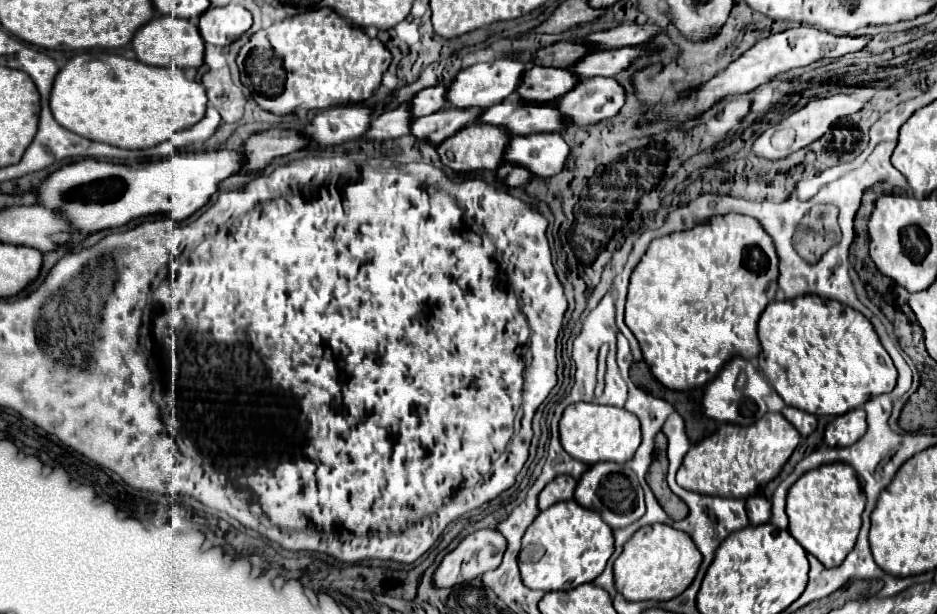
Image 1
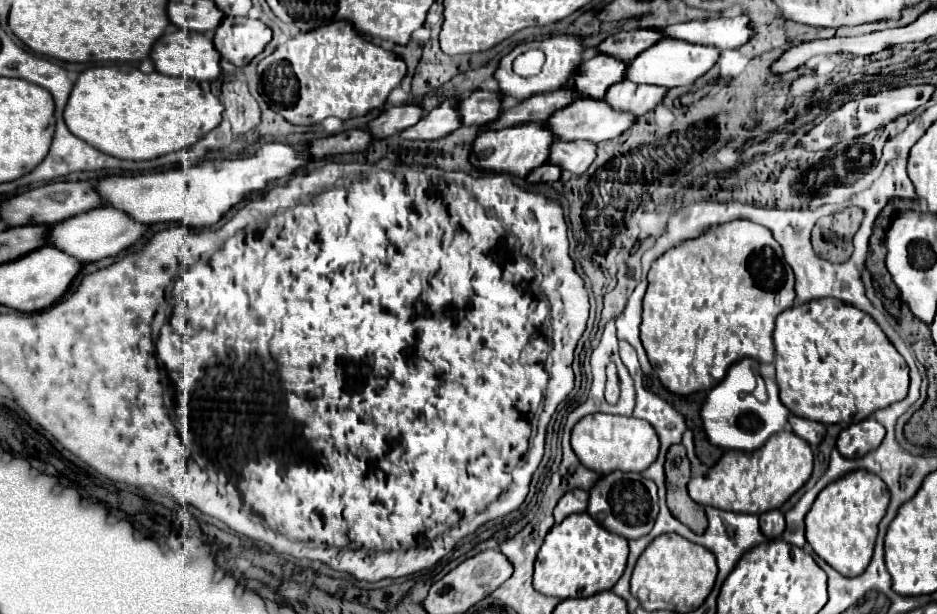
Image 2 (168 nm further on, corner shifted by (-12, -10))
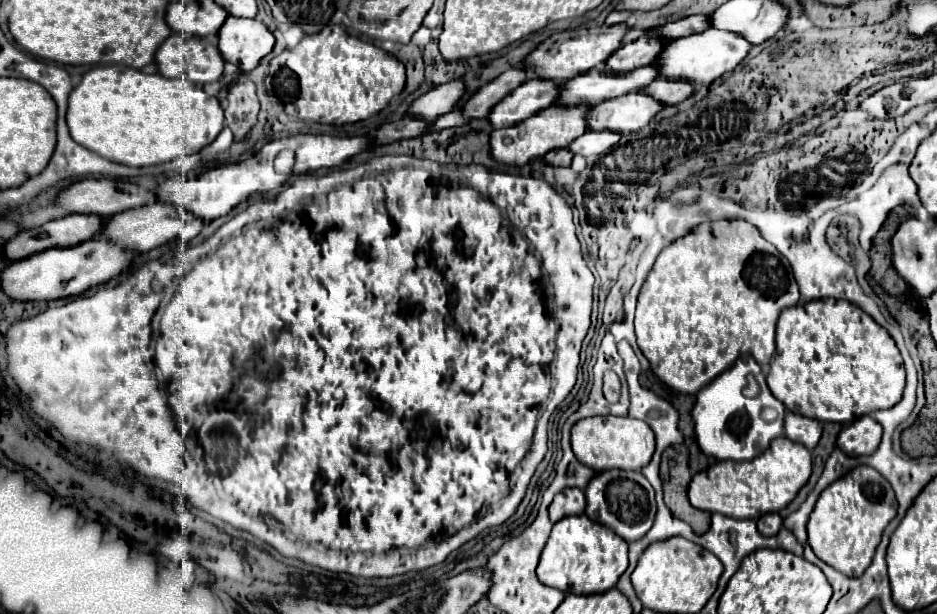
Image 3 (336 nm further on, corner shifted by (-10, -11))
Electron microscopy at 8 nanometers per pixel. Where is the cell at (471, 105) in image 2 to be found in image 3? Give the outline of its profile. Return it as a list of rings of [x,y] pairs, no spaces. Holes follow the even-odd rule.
[[[528,79],[520,87],[516,87],[510,95],[506,95],[496,107],[490,109],[488,121],[492,129],[504,129],[512,127],[544,107],[552,105],[552,99],[556,99],[556,83],[552,81],[540,81],[540,79]]]

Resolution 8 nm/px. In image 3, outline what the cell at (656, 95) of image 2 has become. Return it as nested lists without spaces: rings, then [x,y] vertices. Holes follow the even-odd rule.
[[[656,79],[650,85],[642,89],[644,95],[652,95],[652,99],[664,103],[664,105],[678,105],[688,95],[692,95],[694,87],[690,83],[674,81],[674,79]]]

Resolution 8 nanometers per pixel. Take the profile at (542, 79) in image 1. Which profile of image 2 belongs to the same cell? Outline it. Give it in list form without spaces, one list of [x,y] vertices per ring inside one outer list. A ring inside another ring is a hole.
[[[598,54],[582,64],[580,72],[574,76],[574,88],[582,96],[604,98],[606,90],[612,84],[622,82],[626,78],[626,66],[628,62],[622,62],[614,56]]]

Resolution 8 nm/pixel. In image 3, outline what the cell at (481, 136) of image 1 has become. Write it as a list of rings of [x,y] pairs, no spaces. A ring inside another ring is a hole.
[[[548,107],[514,127],[496,129],[490,133],[490,157],[500,165],[522,167],[532,159],[544,157],[552,149],[564,149],[572,139],[580,137],[588,129],[584,121],[586,111],[588,107]]]

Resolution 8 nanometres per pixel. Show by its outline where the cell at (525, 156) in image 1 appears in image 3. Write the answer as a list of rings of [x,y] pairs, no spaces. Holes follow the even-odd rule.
[[[586,131],[584,135],[580,135],[580,139],[574,139],[568,145],[568,149],[574,155],[582,155],[582,157],[590,159],[594,155],[608,151],[618,141],[620,141],[620,135],[616,135],[612,131]]]

